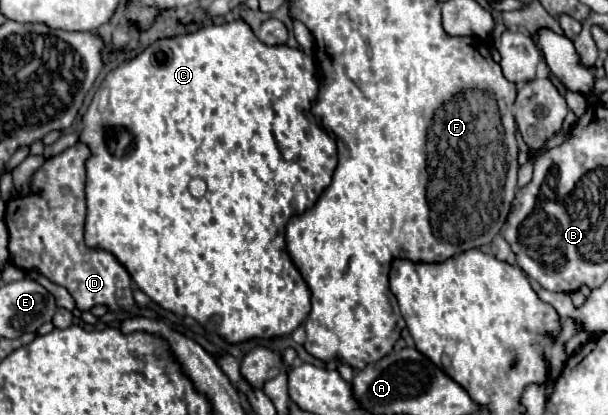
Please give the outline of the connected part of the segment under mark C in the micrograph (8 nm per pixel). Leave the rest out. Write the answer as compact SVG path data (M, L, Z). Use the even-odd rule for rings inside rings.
M230 21L224 25L206 25L194 33L158 39L148 45L142 53L132 59L122 61L112 69L100 87L96 89L88 111L82 117L80 141L90 147L90 157L86 161L86 218L84 240L92 249L110 251L116 261L120 261L130 273L132 281L162 309L176 315L194 317L200 325L210 331L220 333L228 343L240 343L248 339L270 339L292 333L310 313L310 289L288 257L286 243L282 239L286 223L300 211L310 209L320 193L330 185L332 173L336 169L336 143L334 139L316 123L310 113L310 105L318 93L316 61L300 49L290 49L288 45L264 45L252 35L252 29L244 21ZM192 177L202 177L208 185L208 193L196 199L188 191Z

